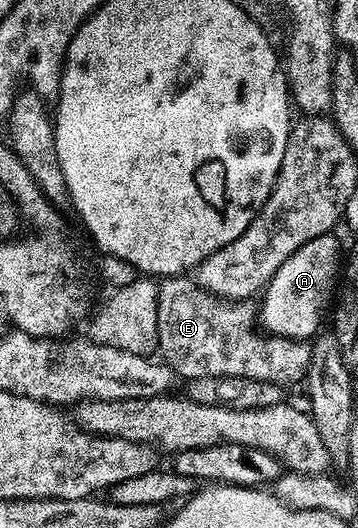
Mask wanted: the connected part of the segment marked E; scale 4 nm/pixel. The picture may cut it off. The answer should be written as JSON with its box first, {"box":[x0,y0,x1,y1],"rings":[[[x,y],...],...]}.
{"box":[158,275,312,387],"rings":[[[190,275],[165,278],[158,287],[158,353],[161,360],[179,378],[214,378],[216,375],[236,375],[272,382],[283,387],[301,384],[310,369],[312,347],[304,341],[267,335],[256,329],[256,305],[253,300],[227,301],[203,291]]]}

